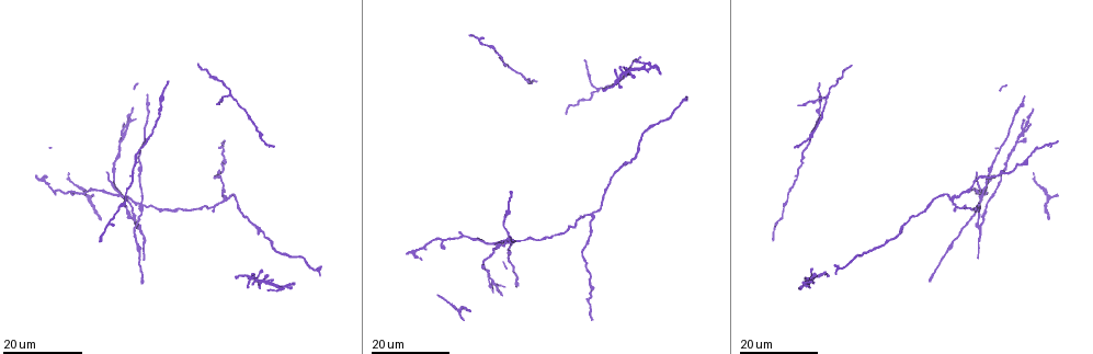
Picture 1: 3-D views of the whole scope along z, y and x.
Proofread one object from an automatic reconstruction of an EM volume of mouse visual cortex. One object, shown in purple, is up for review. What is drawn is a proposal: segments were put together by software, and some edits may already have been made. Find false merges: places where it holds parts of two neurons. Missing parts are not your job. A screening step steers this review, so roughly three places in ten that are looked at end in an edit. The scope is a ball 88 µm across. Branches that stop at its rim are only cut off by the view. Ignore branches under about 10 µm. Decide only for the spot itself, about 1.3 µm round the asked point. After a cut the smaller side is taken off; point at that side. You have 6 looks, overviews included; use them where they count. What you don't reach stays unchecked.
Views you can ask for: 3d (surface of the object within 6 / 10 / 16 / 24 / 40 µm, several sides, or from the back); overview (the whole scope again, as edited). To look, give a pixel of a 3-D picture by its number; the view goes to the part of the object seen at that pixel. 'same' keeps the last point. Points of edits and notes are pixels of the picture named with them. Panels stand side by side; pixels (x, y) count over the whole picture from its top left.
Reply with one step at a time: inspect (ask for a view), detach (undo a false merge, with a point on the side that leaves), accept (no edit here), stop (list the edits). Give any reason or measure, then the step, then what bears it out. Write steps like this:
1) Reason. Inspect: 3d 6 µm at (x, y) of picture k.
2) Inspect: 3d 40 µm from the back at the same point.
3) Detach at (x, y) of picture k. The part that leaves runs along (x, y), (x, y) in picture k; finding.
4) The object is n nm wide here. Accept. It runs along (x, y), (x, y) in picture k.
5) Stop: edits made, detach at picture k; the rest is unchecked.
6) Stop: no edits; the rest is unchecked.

Sudden change in width. Inspect: 3d 16 µm at (121, 195) of picture 1.

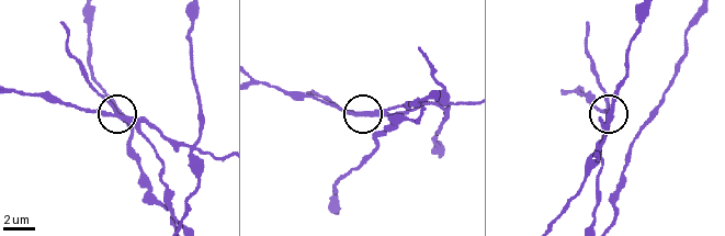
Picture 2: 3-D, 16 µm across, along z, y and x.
Inspect: 3d 10 µm at (115, 115) of picture 2.

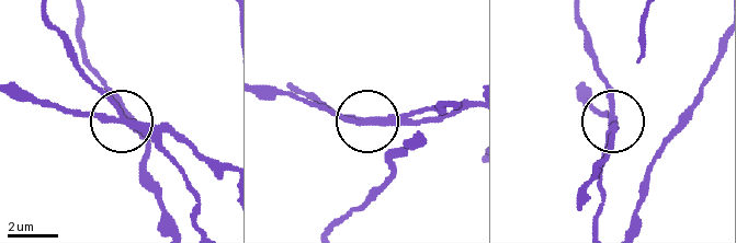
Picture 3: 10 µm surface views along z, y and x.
The object is 210 nm wide here. Detach at (111, 103) of picture 3. The part that leaves runs along (140, 129), (183, 177), (197, 221) in picture 3; two neurons meet here.

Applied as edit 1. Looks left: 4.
Inspect: 3d 24 µm at (464, 237) of picture 1.

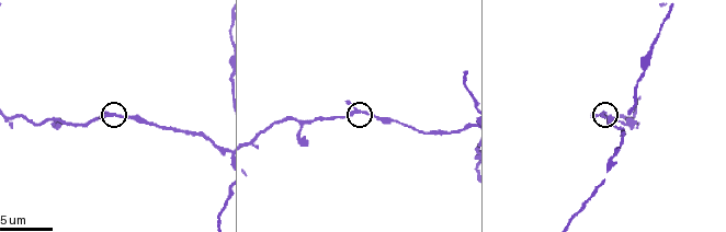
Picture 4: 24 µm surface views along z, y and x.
Inspect: 3d 6 µm at (114, 113) of picture 4.

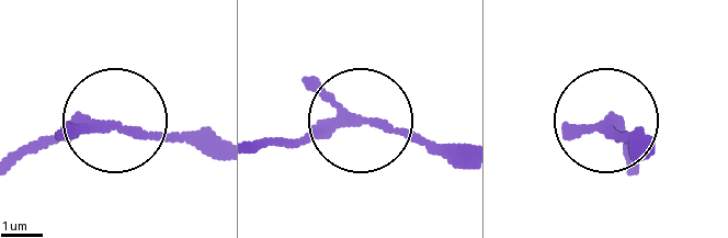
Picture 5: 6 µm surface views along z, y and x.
3 arms meet here. Accept. It runs along (211, 157), (106, 118), (15, 150) in picture 5; one neuron here.

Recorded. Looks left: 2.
Sudden change in width. Inspect: 3d 24 µm at (203, 205) of picture 1.

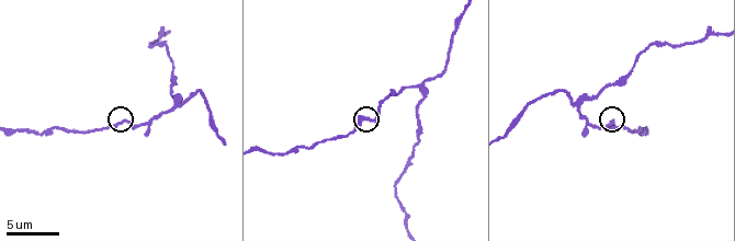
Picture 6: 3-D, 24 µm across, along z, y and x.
Inspect: 3d 10 µm at (370, 121) of picture 6.

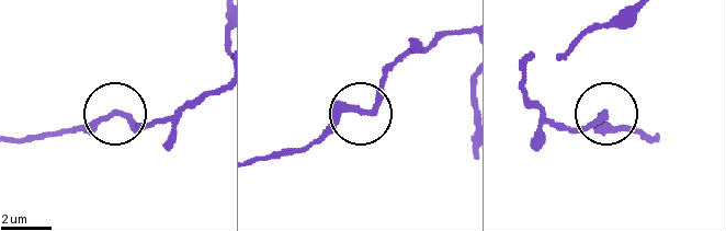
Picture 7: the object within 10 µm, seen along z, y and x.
Accept. Continuous, no second neuron.

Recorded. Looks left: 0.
Stop: edits made, detach at picture 3; the rest is unchecked.

